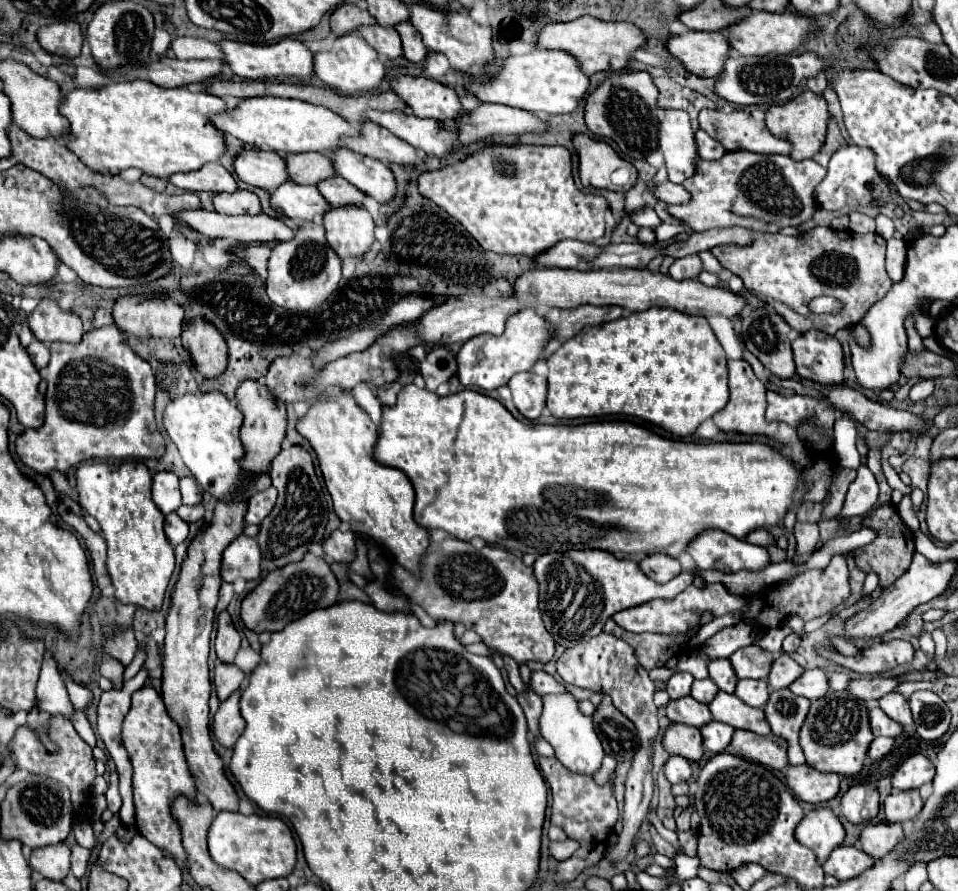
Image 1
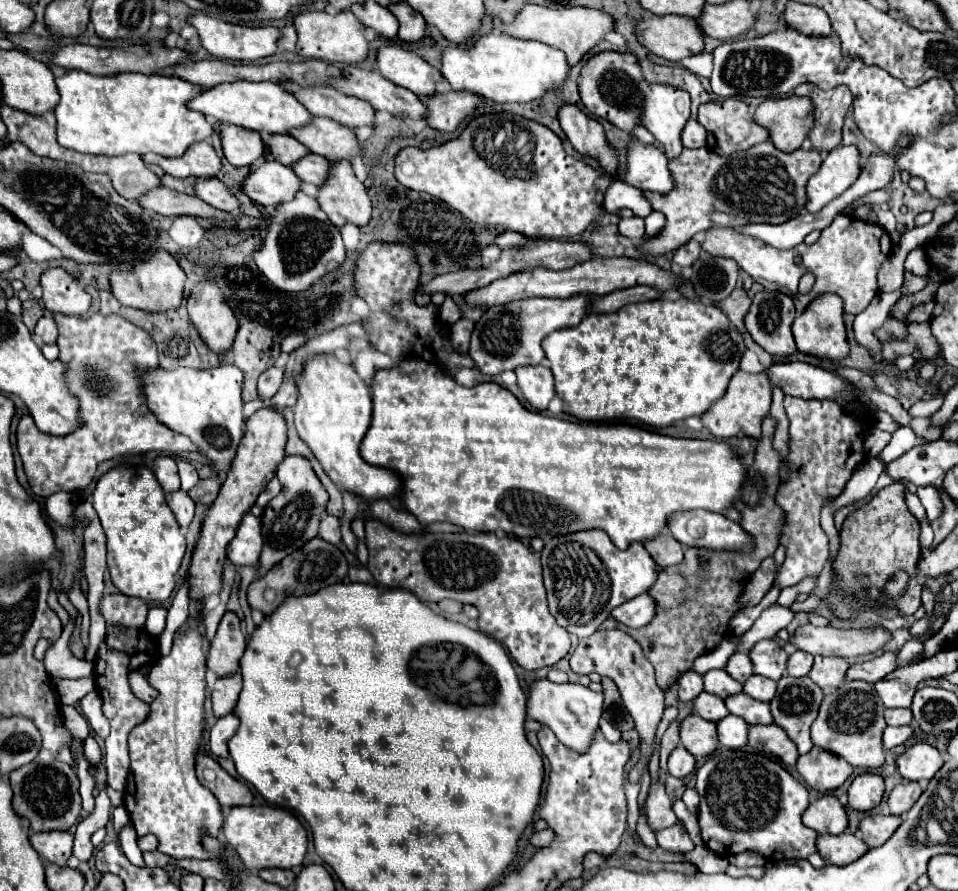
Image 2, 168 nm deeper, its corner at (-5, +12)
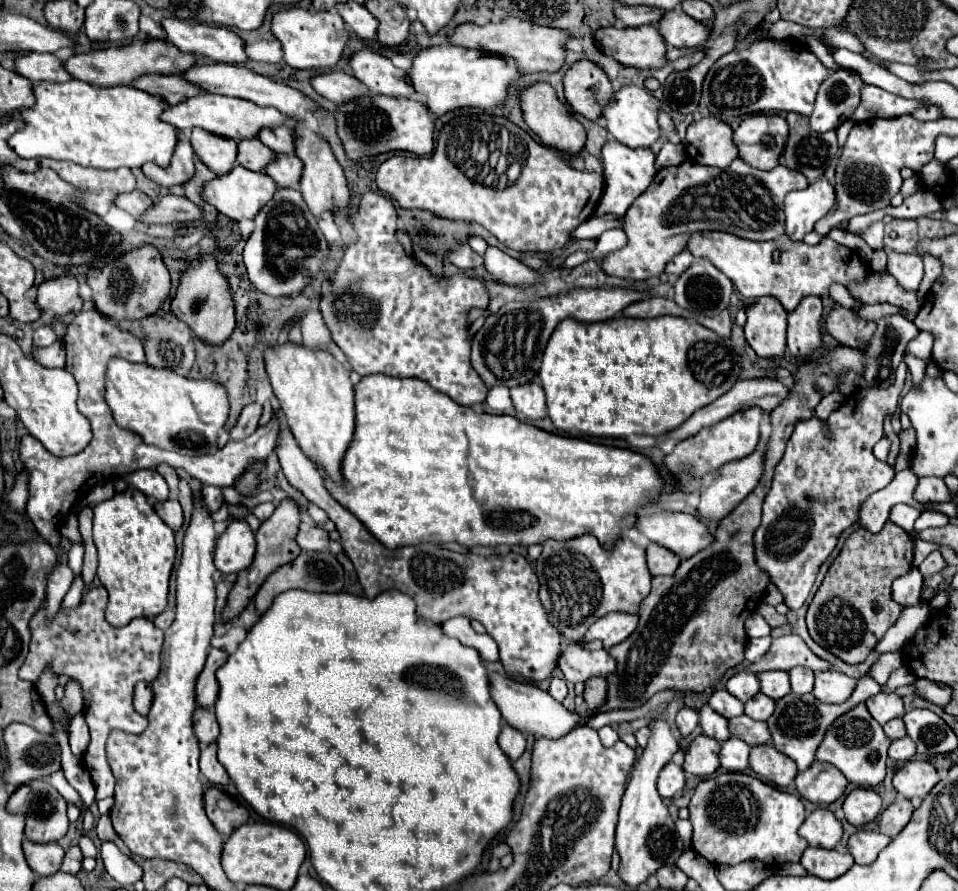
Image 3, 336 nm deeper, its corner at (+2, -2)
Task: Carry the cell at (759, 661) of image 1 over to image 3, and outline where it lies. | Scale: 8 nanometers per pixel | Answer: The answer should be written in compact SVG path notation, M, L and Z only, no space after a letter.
M765 671L759 675L759 681L761 681L761 691L775 701L791 693L787 671Z

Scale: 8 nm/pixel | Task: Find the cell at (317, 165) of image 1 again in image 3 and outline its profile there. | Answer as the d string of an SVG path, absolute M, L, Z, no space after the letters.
M243 139L237 143L237 161L249 171L263 171L273 159L273 151L265 147L259 139Z

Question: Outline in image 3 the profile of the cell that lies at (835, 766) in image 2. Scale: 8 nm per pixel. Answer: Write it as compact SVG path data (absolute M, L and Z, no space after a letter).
M815 761L807 771L797 773L795 785L801 797L817 805L829 805L837 801L847 787L845 775L823 761Z

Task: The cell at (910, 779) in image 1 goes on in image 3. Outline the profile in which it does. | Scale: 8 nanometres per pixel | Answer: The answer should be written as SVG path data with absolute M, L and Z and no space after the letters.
M909 761L901 767L895 777L895 789L911 801L913 798L923 799L925 795L939 783L937 769L929 761Z

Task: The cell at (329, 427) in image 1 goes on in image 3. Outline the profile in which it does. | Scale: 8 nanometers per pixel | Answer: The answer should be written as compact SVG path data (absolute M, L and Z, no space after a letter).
M289 341L267 347L263 357L273 393L279 399L279 407L299 447L311 461L321 463L331 479L341 479L339 465L353 439L355 427L355 399L349 371L341 367L329 351L309 349Z

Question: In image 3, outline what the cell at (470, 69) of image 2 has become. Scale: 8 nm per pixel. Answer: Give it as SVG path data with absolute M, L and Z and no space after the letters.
M431 45L421 49L407 71L413 89L425 95L425 107L431 115L439 117L459 107L495 107L507 99L507 89L519 79L513 59L485 55L483 51L463 49L455 45Z

